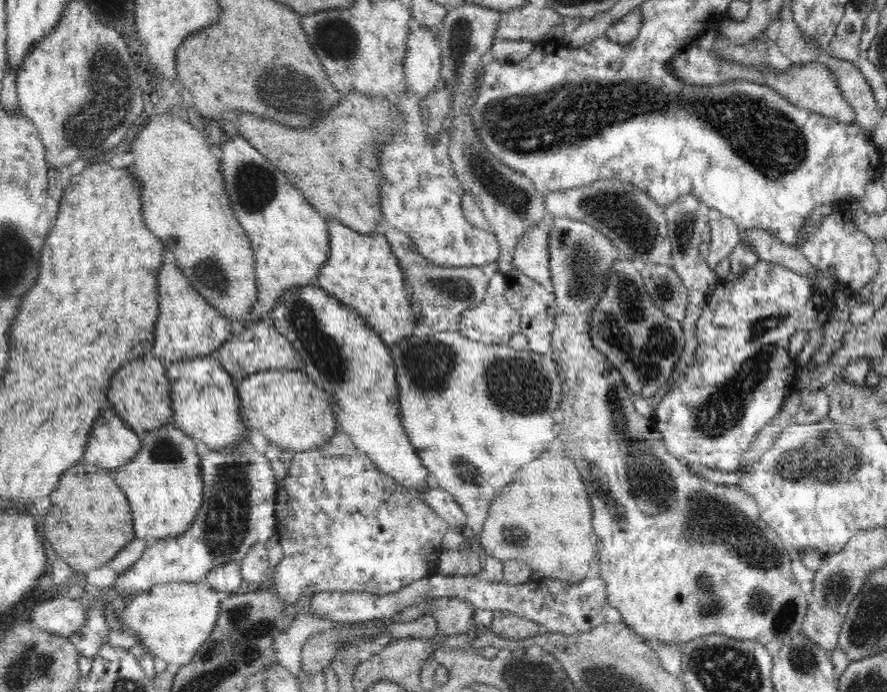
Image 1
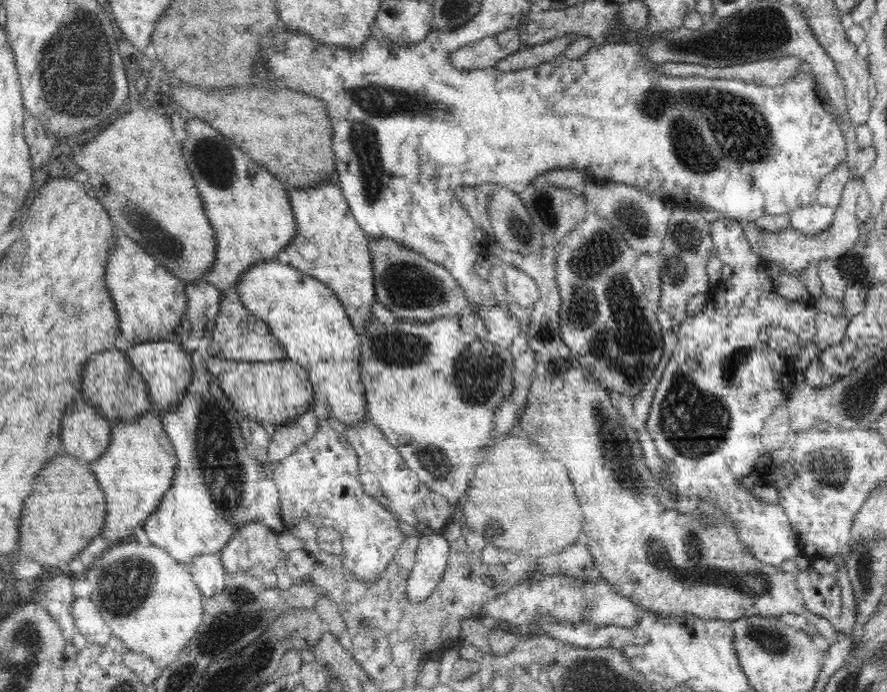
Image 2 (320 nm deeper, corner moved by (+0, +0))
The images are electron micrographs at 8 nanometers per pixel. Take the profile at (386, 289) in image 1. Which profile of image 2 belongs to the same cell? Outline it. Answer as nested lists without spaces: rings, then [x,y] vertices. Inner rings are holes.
[[[322,181],[315,187],[287,186],[296,232],[286,246],[290,267],[315,278],[331,288],[341,300],[354,330],[364,333],[376,302],[374,265],[369,238],[356,222],[342,189],[334,181]]]

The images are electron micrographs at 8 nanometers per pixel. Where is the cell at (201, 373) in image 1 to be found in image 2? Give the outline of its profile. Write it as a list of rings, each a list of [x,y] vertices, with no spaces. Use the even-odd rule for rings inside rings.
[[[174,341],[143,342],[132,345],[126,351],[131,366],[142,375],[151,402],[158,406],[160,412],[174,406],[185,395],[188,384],[192,382],[192,361],[189,354]]]

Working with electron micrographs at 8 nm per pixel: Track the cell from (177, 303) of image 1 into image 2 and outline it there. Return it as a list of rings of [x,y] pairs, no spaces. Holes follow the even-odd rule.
[[[120,230],[115,236],[114,248],[110,252],[108,268],[104,274],[104,283],[108,287],[118,315],[120,336],[116,337],[115,348],[124,351],[136,343],[165,340],[164,334],[172,333],[186,314],[188,298],[185,284],[161,266],[152,253]]]

